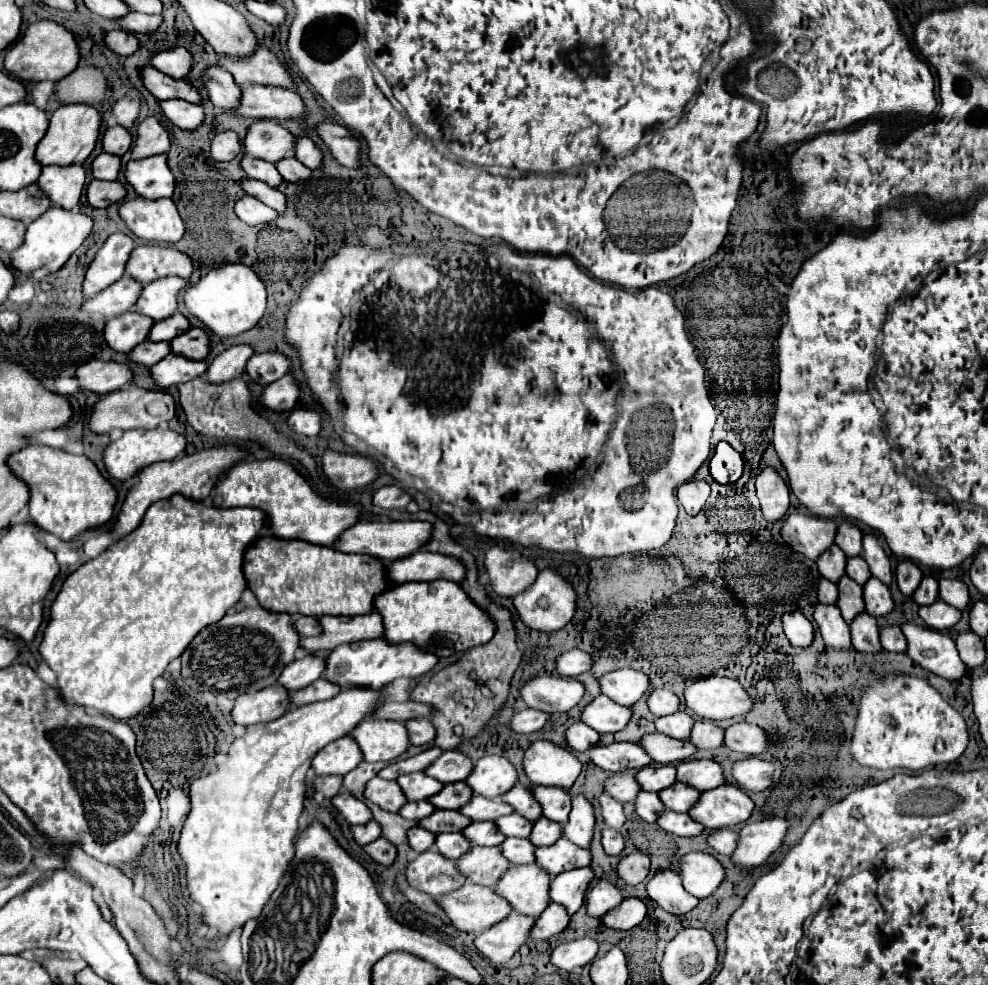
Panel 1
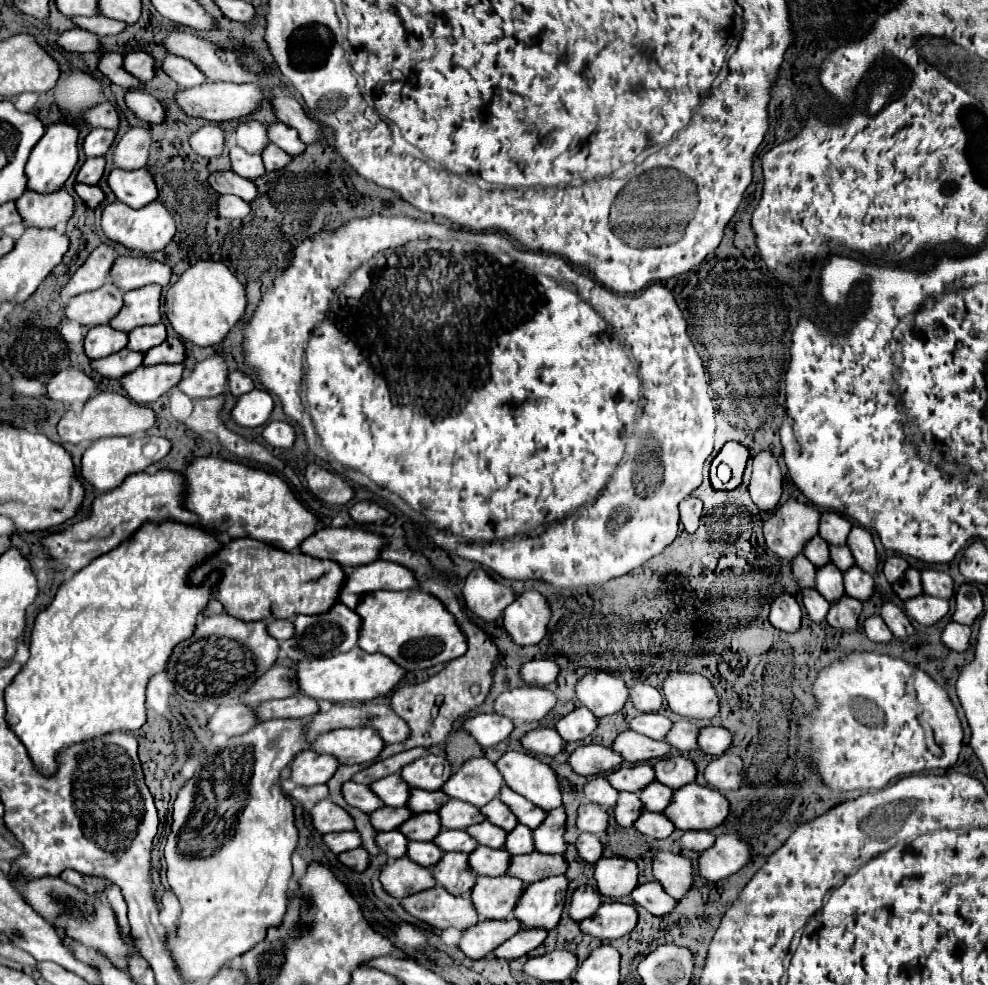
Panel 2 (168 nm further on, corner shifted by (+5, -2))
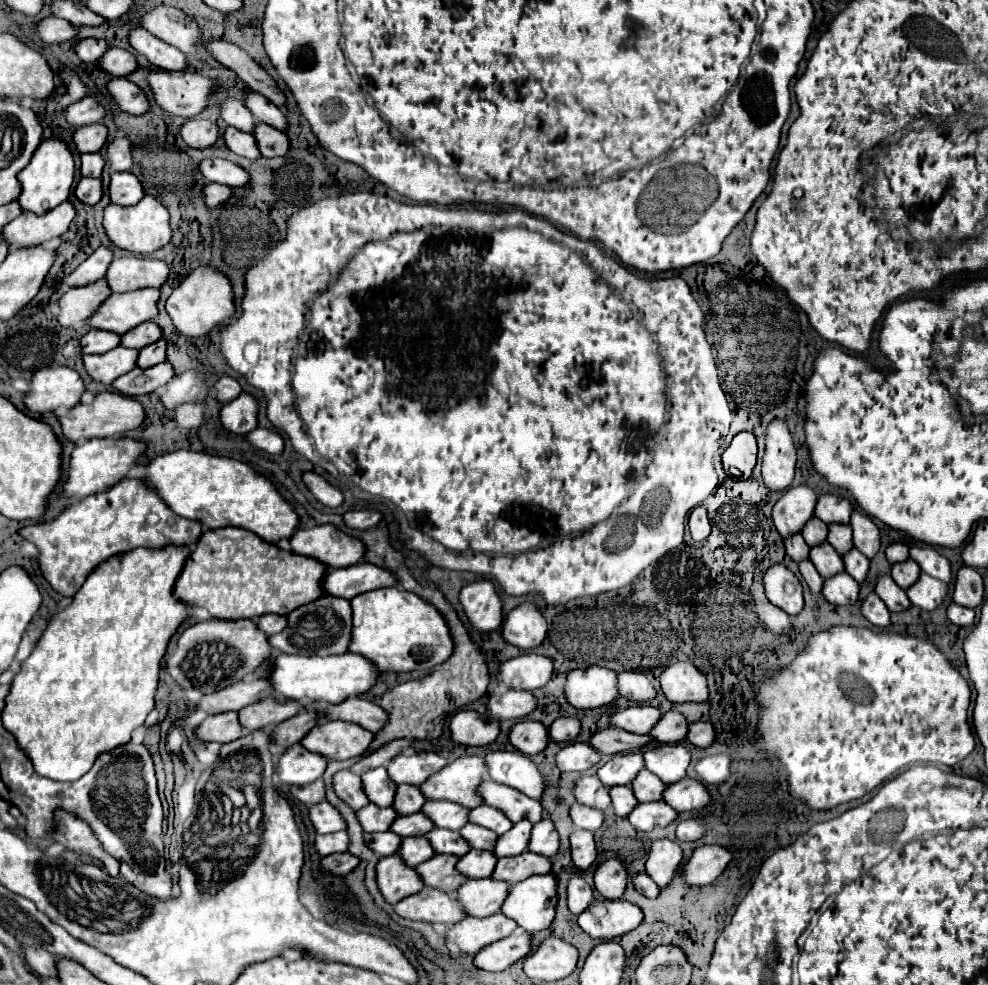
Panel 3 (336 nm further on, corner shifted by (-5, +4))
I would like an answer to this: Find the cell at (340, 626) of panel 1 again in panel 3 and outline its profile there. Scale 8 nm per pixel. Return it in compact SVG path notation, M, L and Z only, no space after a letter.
M320 596L320 600L314 600L306 606L296 608L288 614L288 626L268 636L270 646L284 652L284 654L302 654L302 656L332 656L332 654L344 654L348 650L350 632L352 632L352 614L350 614L350 602L334 596Z

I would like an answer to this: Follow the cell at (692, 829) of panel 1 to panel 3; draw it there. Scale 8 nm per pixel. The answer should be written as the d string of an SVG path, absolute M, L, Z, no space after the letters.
M658 800L658 802L648 802L648 804L638 804L634 808L634 812L630 812L628 820L636 830L652 830L656 826L666 828L672 820L676 820L678 812L674 808L670 808L666 802Z

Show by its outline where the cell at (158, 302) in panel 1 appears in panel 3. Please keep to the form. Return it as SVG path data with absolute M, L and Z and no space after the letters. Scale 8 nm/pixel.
M142 288L126 294L110 294L110 300L86 320L90 330L108 330L114 334L126 334L140 322L152 320L158 316L158 296L160 290L156 288Z

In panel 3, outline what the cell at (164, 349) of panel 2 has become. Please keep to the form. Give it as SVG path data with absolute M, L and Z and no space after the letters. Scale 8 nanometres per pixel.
M158 340L158 342L140 350L136 366L138 368L150 368L150 366L156 366L164 360L166 360L166 340Z

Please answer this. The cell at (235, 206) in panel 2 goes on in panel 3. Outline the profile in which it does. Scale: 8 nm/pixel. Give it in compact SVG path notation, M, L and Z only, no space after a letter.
M210 182L210 184L204 186L202 194L204 194L206 206L208 206L208 208L216 208L216 206L224 204L224 202L232 196L232 190L230 190L228 186L224 186L224 184L214 184L214 182Z

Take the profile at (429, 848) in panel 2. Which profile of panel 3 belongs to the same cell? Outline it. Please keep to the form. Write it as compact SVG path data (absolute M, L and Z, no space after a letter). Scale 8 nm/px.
M416 836L416 838L402 838L402 844L398 848L398 856L404 858L404 864L408 866L416 866L422 864L424 860L434 856L434 850L430 846L430 842L424 836Z

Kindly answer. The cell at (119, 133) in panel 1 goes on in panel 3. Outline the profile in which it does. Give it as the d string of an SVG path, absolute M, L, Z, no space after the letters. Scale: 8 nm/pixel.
M88 124L88 126L80 126L74 134L72 134L72 142L76 146L78 154L84 152L98 152L104 142L106 142L106 126L102 124Z

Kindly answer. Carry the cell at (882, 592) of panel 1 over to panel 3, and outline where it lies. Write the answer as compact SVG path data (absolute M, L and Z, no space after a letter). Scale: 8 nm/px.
M852 548L850 552L842 554L842 560L844 560L844 570L856 580L856 582L862 582L868 574L868 558L862 556L862 552L858 552L856 548Z

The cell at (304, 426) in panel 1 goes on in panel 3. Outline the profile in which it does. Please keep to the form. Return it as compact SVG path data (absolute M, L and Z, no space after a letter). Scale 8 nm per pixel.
M256 428L254 432L250 432L246 436L246 440L254 448L258 448L262 452L268 452L268 454L280 454L282 448L284 448L282 436L278 432L274 432L274 430L266 430L266 428Z

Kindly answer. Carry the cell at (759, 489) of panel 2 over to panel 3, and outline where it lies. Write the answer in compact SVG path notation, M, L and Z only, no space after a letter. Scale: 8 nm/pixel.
M774 418L766 428L766 450L762 456L762 478L770 490L784 490L794 478L796 446L784 418Z

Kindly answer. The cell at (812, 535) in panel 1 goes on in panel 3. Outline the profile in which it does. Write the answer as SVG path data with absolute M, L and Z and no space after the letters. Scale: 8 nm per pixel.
M792 486L788 488L780 500L774 504L772 520L776 524L776 530L782 536L790 536L794 532L800 532L806 520L814 516L818 496L808 486Z

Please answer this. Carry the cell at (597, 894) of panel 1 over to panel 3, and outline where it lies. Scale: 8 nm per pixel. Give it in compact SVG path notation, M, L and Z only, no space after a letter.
M572 876L572 880L568 882L568 888L566 888L566 900L568 900L568 910L572 914L582 914L584 908L590 906L594 894L592 894L592 888L590 884L580 876Z

